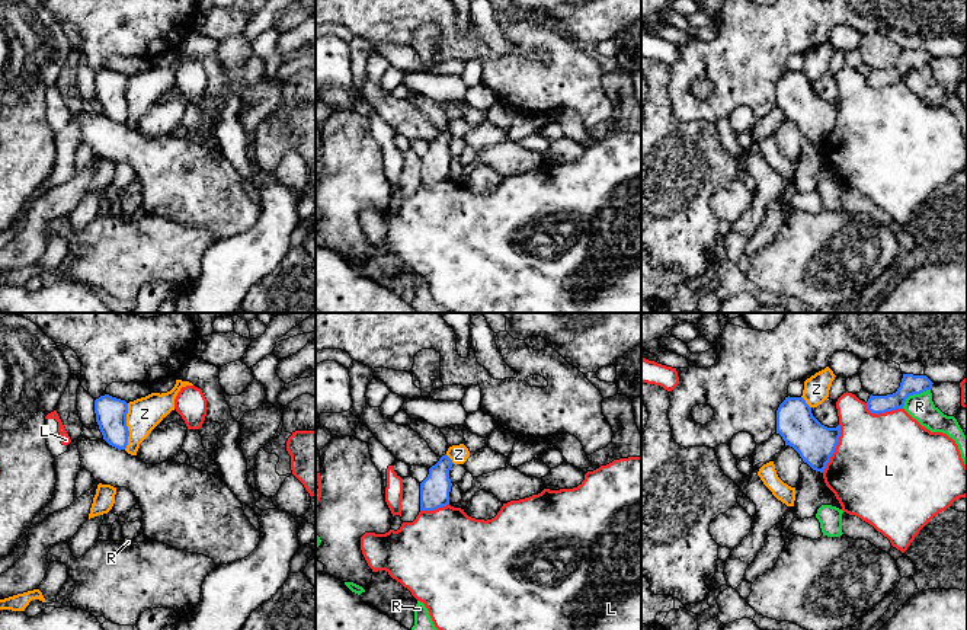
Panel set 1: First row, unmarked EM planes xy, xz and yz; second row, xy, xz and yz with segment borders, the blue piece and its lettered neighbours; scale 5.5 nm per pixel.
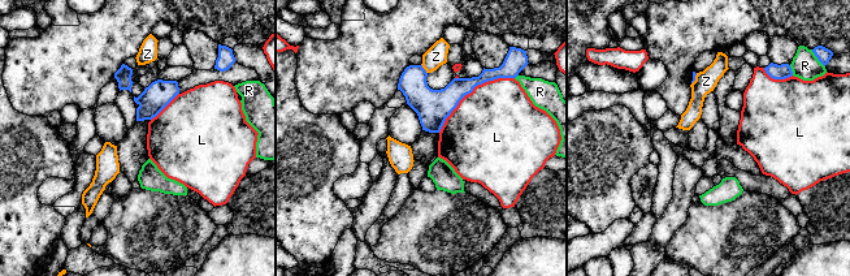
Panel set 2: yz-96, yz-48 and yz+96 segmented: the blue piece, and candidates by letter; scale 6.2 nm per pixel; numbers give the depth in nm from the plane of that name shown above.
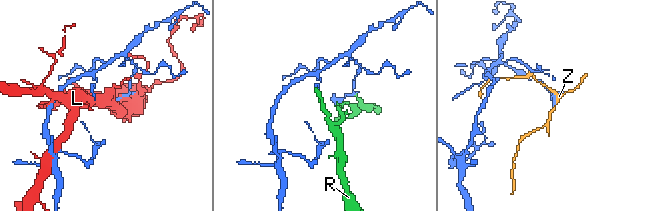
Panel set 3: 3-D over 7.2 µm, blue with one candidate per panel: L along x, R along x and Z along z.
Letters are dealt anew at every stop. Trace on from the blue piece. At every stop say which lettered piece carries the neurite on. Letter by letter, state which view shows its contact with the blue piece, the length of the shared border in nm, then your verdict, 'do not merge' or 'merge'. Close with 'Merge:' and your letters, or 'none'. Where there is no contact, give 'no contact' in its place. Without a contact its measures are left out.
L: contact in yz; length 280 nm; do not merge
R: contact in yz; length 190 nm; do not merge
Z: contact in xy; length 260 nm; do not merge
Merge: none

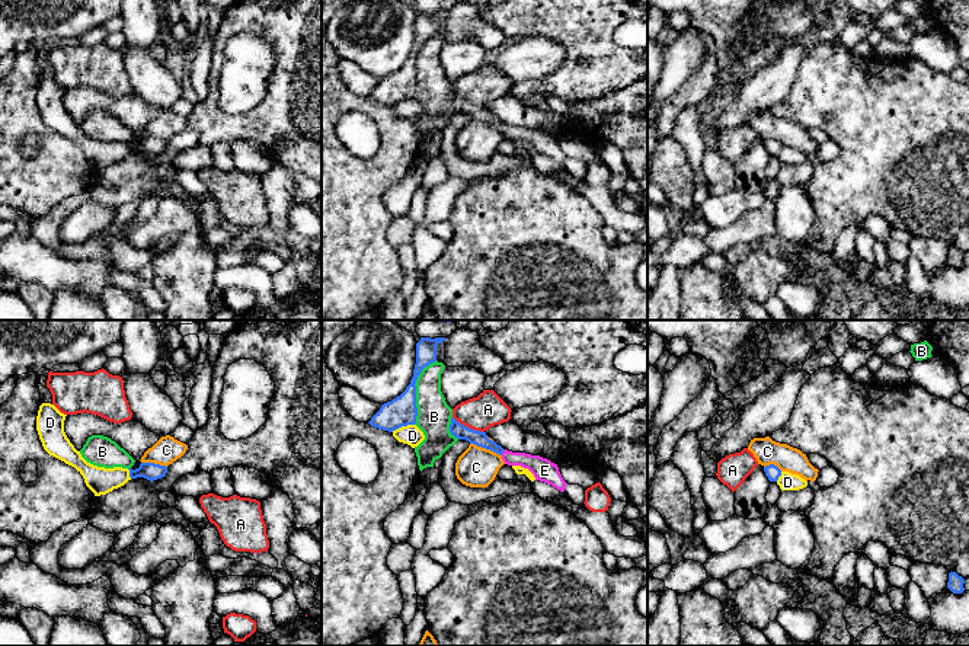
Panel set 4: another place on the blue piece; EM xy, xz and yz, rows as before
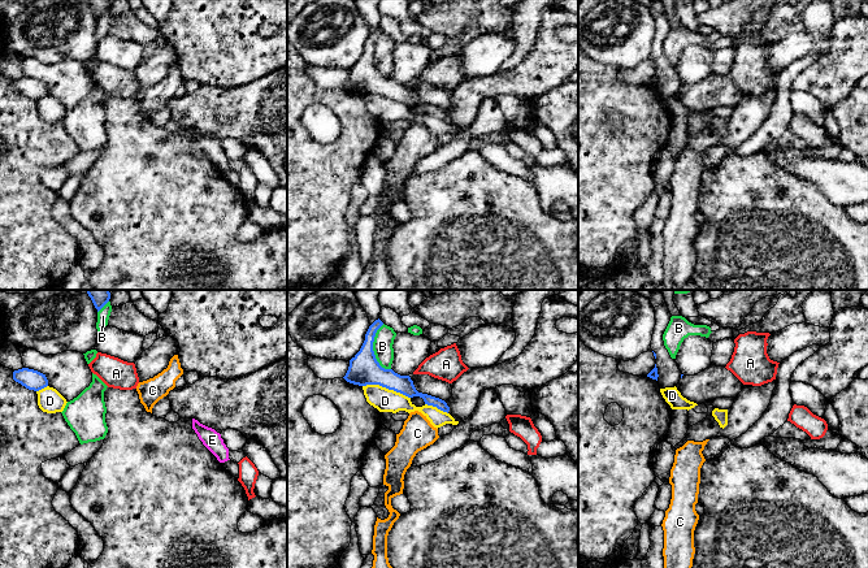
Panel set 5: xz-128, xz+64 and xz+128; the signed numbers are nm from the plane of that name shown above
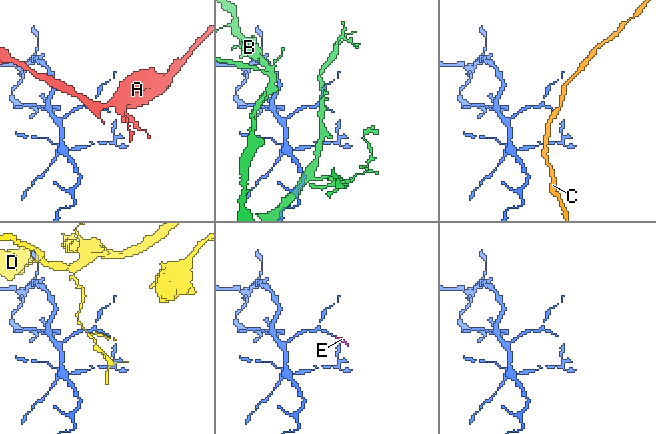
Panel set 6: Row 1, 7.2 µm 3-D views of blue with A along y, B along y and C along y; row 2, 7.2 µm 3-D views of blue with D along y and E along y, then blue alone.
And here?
A: contact in xz; length 200 nm; do not merge
B: contact in xz; length 380 nm; do not merge
C: contact in xz; length 190 nm; do not merge
D: contact in xz; length 130 nm; do not merge
E: contact in xz; length 40 nm; merge
Merge: E

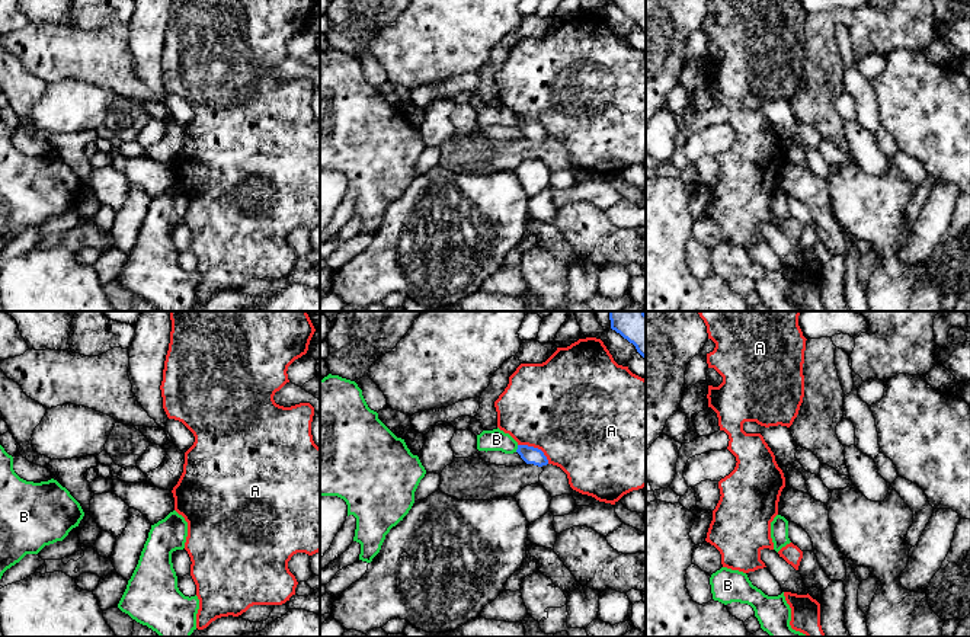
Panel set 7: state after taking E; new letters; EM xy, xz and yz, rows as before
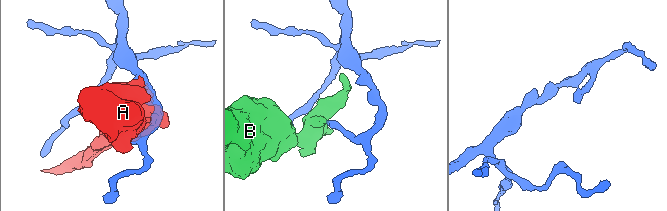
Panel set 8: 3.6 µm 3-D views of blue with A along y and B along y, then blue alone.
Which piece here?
A: contact in xz; length 200 nm; do not merge
B: contact in xz; length 40 nm; do not merge
Merge: none

